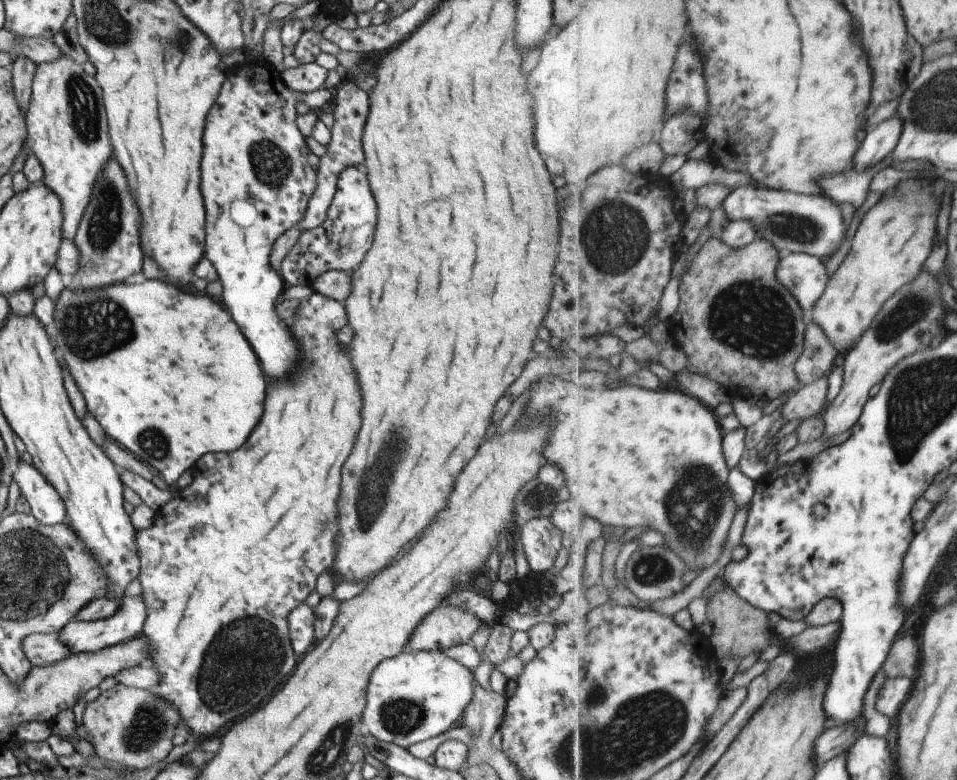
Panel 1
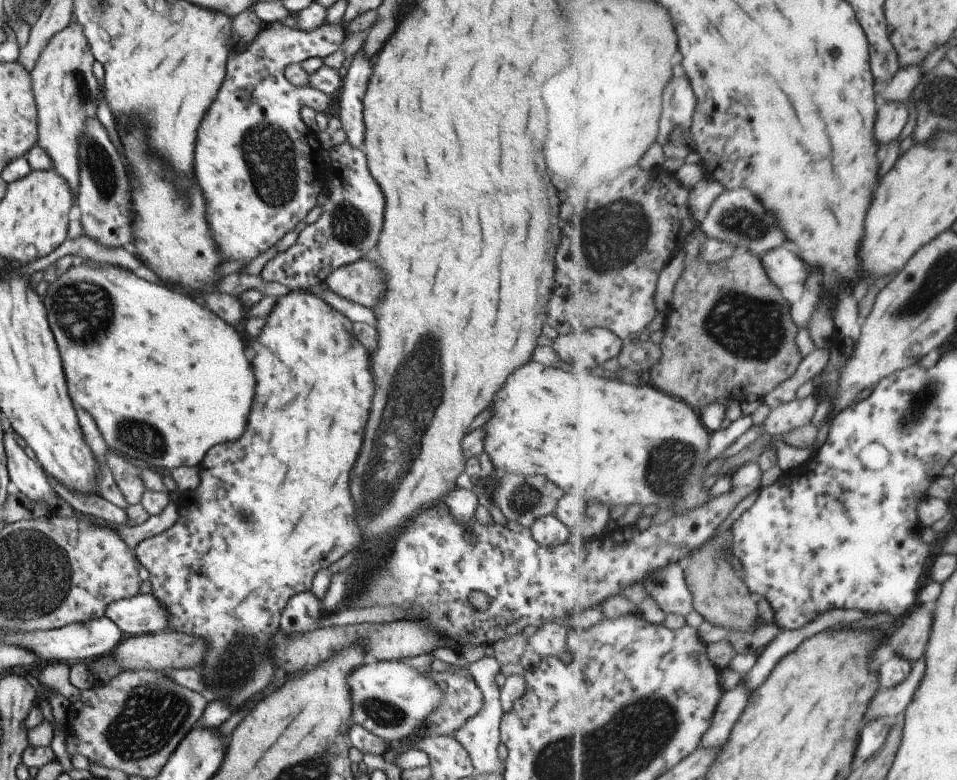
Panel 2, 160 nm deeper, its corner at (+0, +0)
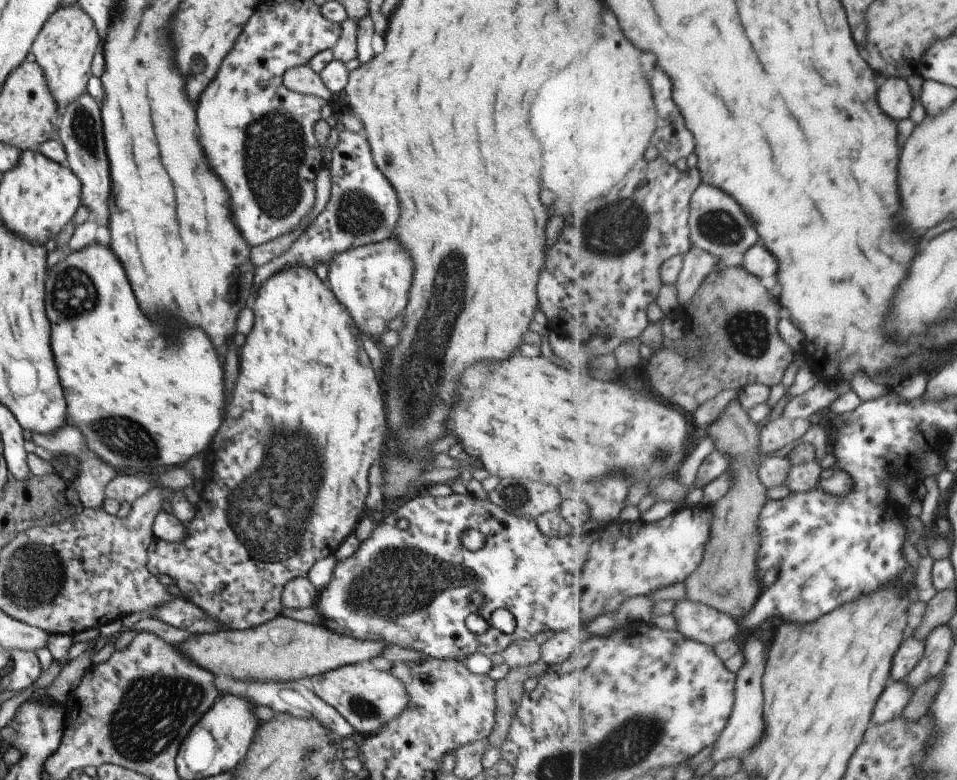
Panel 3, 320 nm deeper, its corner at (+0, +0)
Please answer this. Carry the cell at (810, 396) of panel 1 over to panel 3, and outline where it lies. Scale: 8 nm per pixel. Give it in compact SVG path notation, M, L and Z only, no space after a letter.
M783 413L777 420L763 426L760 435L760 452L771 454L777 450L783 450L787 444L793 446L794 442L799 441L799 438L803 438L807 434L809 426L811 426L809 418L791 420Z

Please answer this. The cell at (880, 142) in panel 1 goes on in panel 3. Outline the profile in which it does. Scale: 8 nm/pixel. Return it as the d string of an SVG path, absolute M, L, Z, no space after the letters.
M904 77L889 78L881 86L879 100L881 100L881 108L895 120L909 118L909 114L913 110L913 94Z

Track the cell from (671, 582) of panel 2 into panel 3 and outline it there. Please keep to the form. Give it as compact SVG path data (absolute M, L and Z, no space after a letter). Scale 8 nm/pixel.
M685 597L675 602L673 614L677 618L678 631L683 632L687 638L708 646L738 640L741 623L711 606Z

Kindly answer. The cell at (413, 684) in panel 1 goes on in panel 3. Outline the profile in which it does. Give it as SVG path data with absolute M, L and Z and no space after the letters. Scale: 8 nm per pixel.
M368 661L347 664L313 676L311 690L345 718L357 737L377 733L381 726L389 724L389 720L401 716L403 708L409 704L409 694L403 682L387 670L374 668Z

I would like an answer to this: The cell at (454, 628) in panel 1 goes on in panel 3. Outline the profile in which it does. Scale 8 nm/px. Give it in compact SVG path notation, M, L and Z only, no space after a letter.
M285 616L249 630L227 630L217 634L201 634L191 640L174 644L185 656L215 676L231 676L233 680L297 680L341 668L347 664L361 663L380 656L387 645L381 640L357 640L347 634L331 632L325 626L306 624Z

